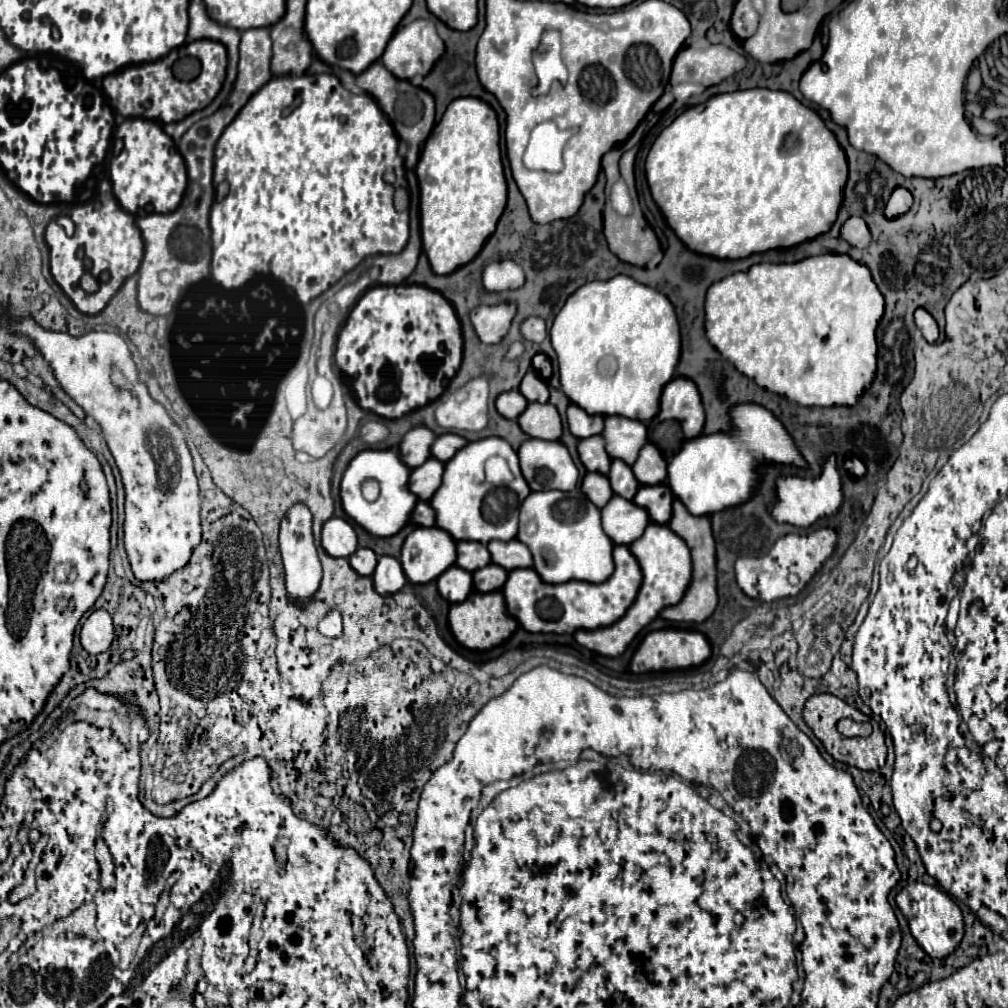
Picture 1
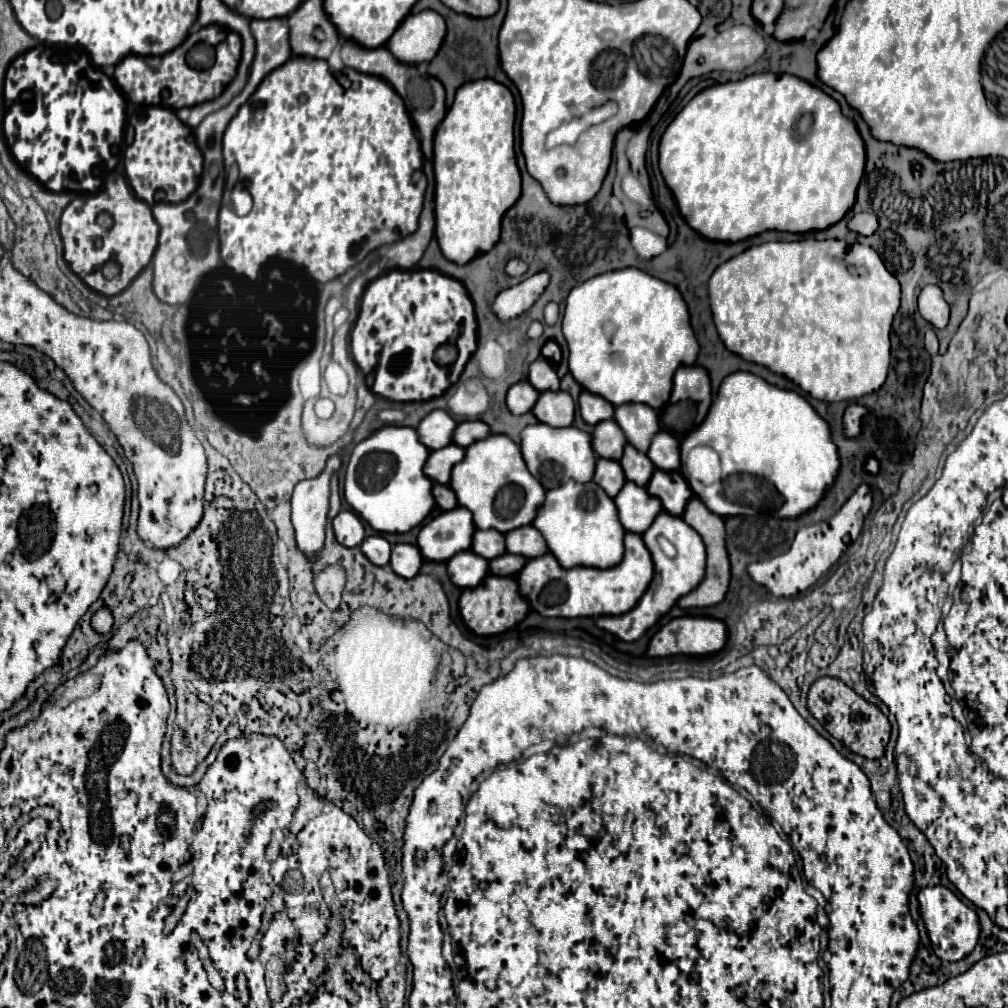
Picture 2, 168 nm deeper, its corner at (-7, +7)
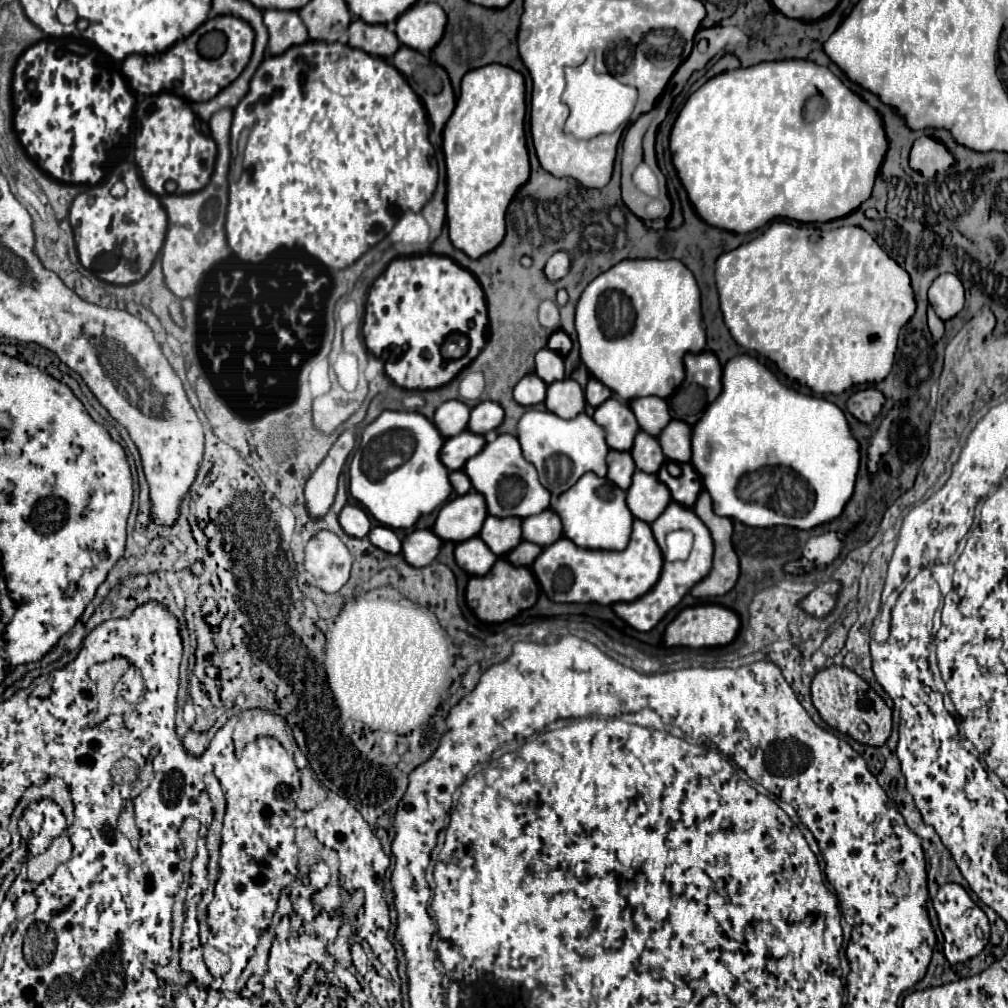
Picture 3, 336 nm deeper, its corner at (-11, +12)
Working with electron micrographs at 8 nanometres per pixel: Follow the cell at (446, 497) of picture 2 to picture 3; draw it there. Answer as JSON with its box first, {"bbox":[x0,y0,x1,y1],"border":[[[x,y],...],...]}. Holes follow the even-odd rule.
{"bbox":[449,471,471,495],"border":[[[453,471],[453,473],[449,475],[449,481],[451,481],[453,491],[455,491],[457,495],[465,495],[465,493],[469,493],[469,489],[471,489],[469,477],[467,477],[463,471]]]}

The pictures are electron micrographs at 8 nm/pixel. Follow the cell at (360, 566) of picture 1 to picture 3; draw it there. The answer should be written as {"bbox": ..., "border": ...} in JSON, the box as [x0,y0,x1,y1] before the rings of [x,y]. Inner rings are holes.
{"bbox":[367,525,401,555],"border":[[[379,525],[379,527],[371,529],[367,537],[369,537],[369,541],[371,541],[375,547],[379,547],[379,549],[385,551],[385,553],[393,553],[393,555],[401,553],[401,541],[399,541],[399,537],[393,533],[393,529],[389,529],[389,527]]]}

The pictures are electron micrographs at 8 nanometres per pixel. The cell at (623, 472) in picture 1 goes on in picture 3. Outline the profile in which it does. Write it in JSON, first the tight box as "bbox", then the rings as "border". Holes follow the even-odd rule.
{"bbox":[631,431,665,475],"border":[[[645,431],[637,433],[633,449],[631,449],[631,457],[633,457],[637,469],[641,469],[645,473],[653,473],[653,475],[659,471],[659,467],[665,461],[665,455],[663,455],[657,439],[651,435],[645,435]]]}

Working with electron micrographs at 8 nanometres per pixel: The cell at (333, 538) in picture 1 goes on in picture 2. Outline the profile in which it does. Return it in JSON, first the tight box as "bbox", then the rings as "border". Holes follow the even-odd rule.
{"bbox":[333,510,365,548],"border":[[[343,510],[333,518],[333,530],[335,530],[337,540],[349,548],[359,546],[365,538],[365,530],[363,530],[361,520],[357,518],[357,514],[353,514],[349,510]]]}

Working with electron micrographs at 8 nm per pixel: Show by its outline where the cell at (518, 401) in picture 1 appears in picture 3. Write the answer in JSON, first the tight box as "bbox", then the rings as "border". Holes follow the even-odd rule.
{"bbox":[513,373,547,405],"border":[[[535,373],[531,375],[525,375],[517,385],[515,385],[515,391],[513,391],[513,397],[519,405],[537,405],[545,399],[545,391],[547,391],[547,383],[541,383],[541,379],[537,379]]]}

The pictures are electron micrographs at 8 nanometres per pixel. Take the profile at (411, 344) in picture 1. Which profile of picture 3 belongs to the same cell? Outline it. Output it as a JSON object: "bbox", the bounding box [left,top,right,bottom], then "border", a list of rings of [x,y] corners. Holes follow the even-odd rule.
{"bbox":[363,253,485,391],"border":[[[427,253],[393,259],[370,287],[363,339],[367,351],[385,361],[385,375],[403,389],[427,391],[447,385],[483,349],[485,333],[483,289],[449,257]]]}

